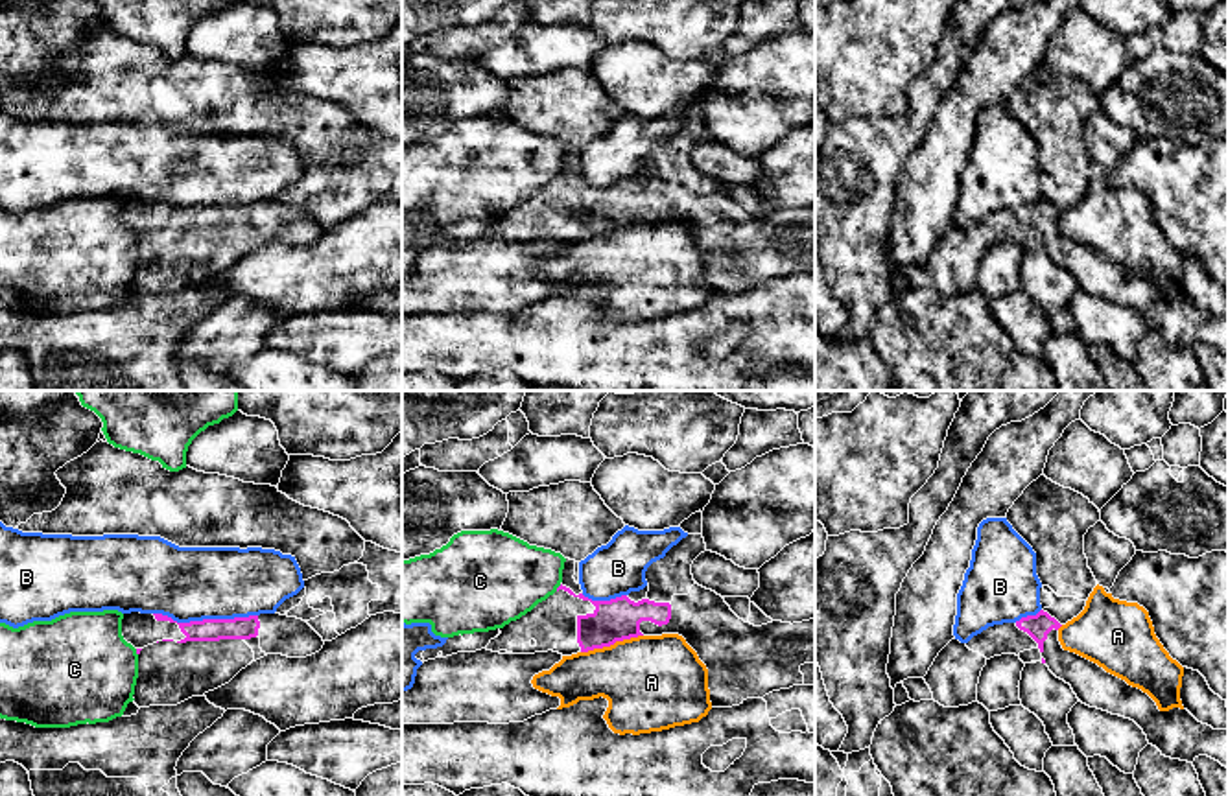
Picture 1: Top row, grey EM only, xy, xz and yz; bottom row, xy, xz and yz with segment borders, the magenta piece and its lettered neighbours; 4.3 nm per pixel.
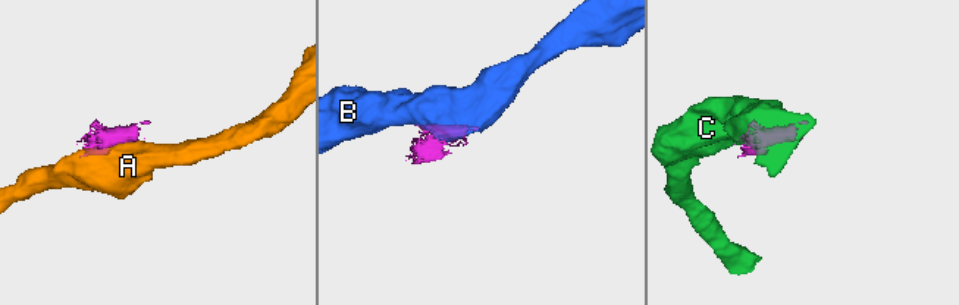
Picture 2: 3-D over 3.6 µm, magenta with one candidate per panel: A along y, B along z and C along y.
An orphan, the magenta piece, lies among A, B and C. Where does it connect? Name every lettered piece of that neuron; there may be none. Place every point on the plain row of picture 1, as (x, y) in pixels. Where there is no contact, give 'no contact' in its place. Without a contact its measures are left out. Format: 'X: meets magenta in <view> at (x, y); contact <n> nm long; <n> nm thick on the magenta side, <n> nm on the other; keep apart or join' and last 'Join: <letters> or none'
A: meets magenta in xz at (611, 231); contact 280 nm long; 190 nm thick on the magenta side, 420 nm on the other; keep apart
B: meets magenta in xy at (205, 207); contact 460 nm long; 100 nm thick on the magenta side, 320 nm on the other; keep apart
C: meets magenta in xz at (557, 175); contact 40 nm long; 160 nm thick on the magenta side, 380 nm on the other; keep apart
Join: none

